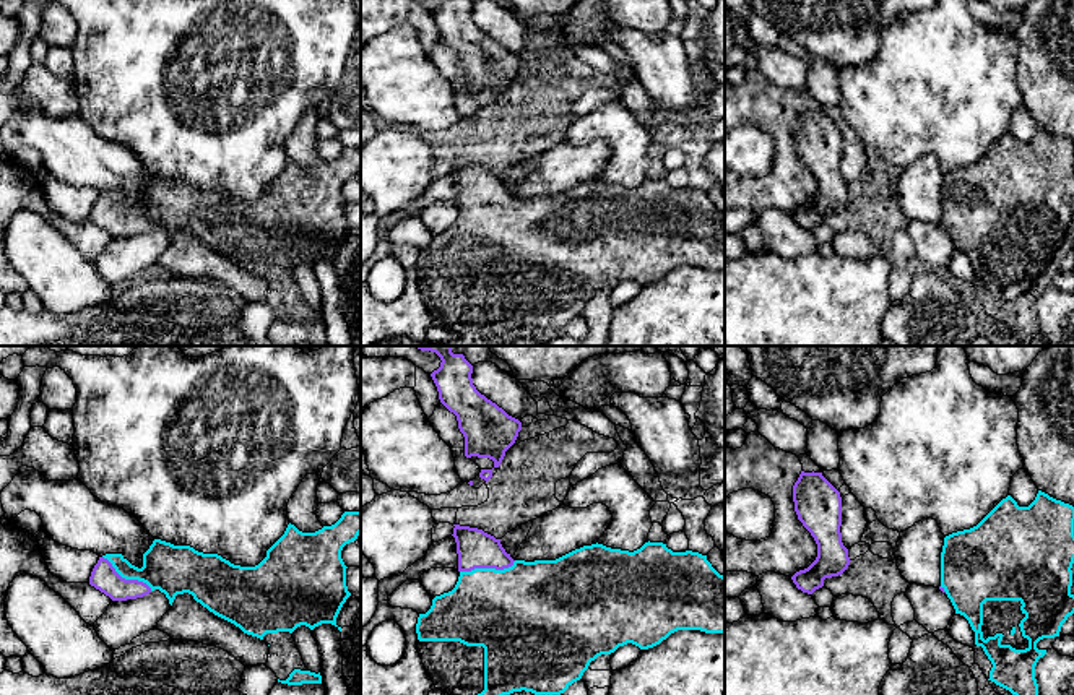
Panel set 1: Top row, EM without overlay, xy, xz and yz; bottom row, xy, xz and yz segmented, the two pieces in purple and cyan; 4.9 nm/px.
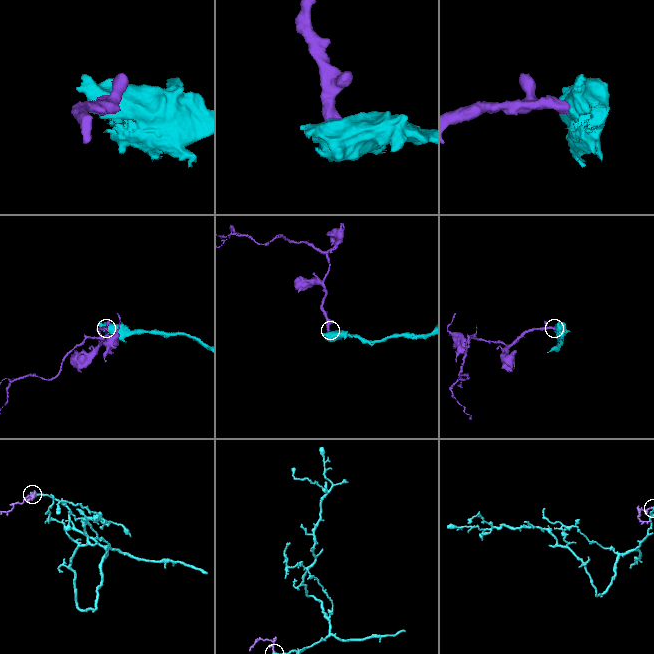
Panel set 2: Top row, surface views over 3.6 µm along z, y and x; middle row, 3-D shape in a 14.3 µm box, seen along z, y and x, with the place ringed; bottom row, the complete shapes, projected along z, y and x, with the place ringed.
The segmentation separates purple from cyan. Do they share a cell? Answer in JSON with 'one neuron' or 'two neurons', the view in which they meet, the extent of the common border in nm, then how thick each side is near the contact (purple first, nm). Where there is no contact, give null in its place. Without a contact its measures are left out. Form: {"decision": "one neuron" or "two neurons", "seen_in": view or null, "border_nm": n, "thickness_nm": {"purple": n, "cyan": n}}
{"decision": "one neuron", "seen_in": "xz", "border_nm": 280, "thickness_nm": {"purple": 190, "cyan": 440}}

